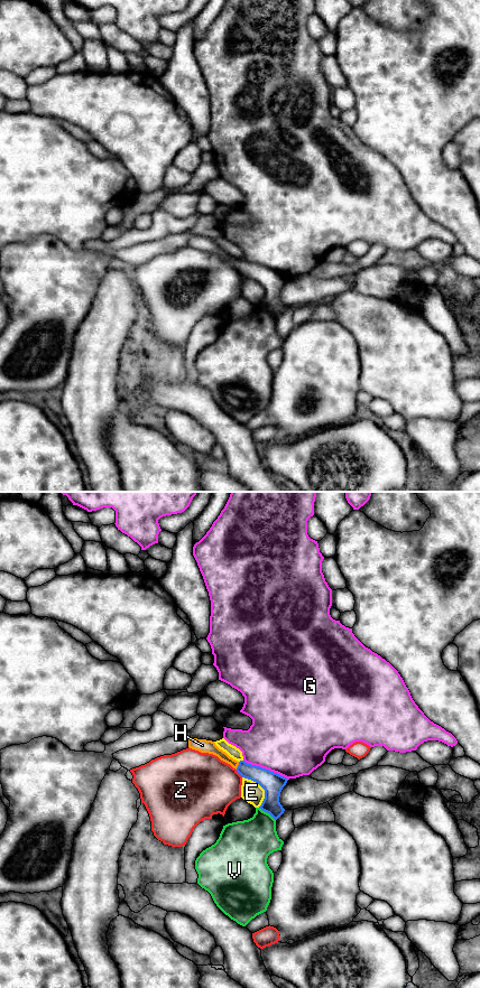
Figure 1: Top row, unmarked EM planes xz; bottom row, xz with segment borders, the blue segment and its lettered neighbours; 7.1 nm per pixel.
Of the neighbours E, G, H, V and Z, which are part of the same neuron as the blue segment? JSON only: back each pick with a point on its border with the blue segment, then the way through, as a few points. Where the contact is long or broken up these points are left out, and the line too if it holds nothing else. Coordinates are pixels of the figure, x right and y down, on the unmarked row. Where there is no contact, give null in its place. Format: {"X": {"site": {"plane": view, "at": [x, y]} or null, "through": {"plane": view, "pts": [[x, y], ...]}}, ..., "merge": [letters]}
{"H": {"site": {"plane": "xz", "at": [238, 263]}, "through": {"plane": "xz", "pts": [[267, 278], [238, 263], [209, 244]]}}, "merge": ["H"]}

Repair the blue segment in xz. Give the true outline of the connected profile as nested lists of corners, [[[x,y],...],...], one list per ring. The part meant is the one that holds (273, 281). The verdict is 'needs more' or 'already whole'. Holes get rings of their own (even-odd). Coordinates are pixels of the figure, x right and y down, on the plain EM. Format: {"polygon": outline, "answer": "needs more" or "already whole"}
{"polygon": [[[190,236],[188,245],[218,254],[236,267],[242,276],[258,281],[265,288],[265,297],[259,306],[269,311],[275,318],[284,311],[285,307],[279,300],[279,295],[288,279],[286,276],[260,264],[248,262],[244,259],[238,260],[220,248],[212,239]]], "answer": "needs more"}

